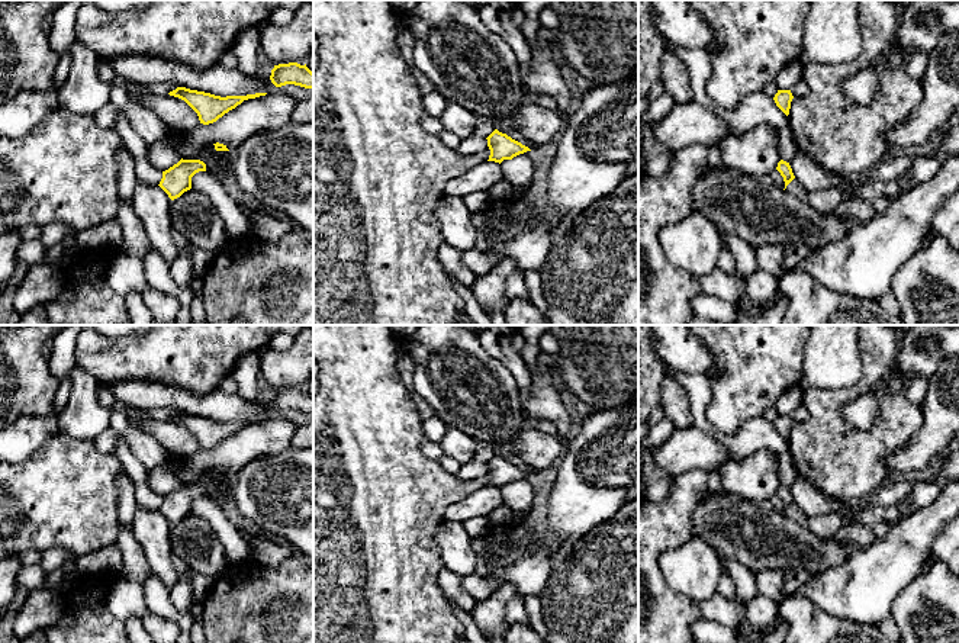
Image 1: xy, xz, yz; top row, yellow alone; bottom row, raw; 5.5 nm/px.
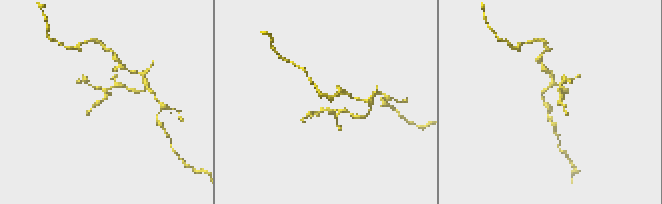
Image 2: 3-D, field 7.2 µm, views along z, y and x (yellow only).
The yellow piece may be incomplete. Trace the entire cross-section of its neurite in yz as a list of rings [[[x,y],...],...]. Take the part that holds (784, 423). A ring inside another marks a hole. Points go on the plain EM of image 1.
[[[778,415],[773,425],[776,431],[788,441],[794,421],[791,415]]]

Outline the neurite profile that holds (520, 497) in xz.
[[[524,479],[514,482],[512,485],[503,485],[501,488],[503,504],[514,512],[518,520],[528,523],[531,533],[534,525],[541,520],[534,514],[535,511],[535,491]]]

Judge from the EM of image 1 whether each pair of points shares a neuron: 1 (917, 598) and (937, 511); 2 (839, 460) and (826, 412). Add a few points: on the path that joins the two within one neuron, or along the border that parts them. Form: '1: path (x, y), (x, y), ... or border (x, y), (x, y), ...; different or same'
1: border (922, 571), (897, 595); different
2: path (827, 449), (826, 424); same

